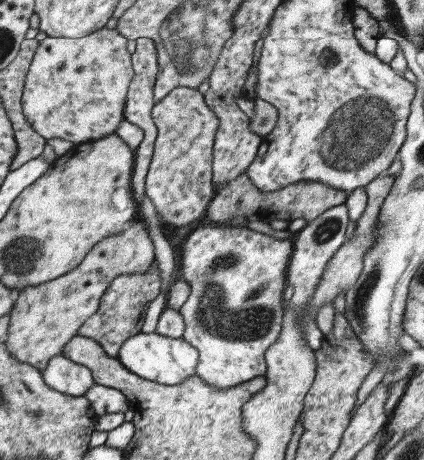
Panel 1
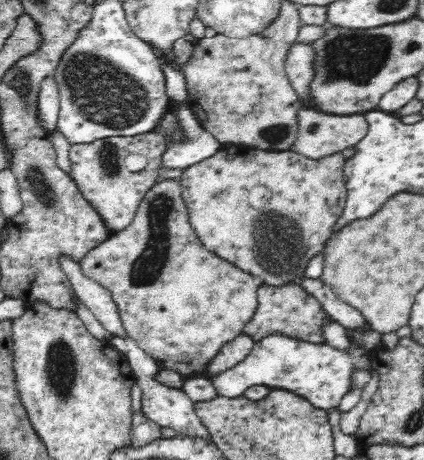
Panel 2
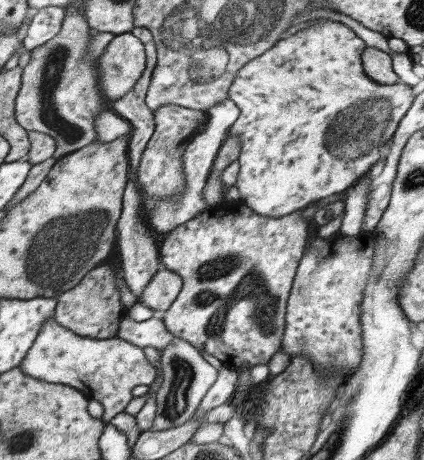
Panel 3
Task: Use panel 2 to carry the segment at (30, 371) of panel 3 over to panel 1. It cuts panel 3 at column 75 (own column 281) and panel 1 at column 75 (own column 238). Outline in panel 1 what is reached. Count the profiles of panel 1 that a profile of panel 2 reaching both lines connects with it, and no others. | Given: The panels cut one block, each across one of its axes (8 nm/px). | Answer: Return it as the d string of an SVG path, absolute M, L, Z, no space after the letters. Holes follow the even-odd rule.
M55 356L47 362L47 368L41 372L43 380L47 386L51 386L53 390L61 392L61 394L69 394L69 396L83 396L87 392L87 388L91 388L93 382L93 374L87 366L71 362L69 358Z

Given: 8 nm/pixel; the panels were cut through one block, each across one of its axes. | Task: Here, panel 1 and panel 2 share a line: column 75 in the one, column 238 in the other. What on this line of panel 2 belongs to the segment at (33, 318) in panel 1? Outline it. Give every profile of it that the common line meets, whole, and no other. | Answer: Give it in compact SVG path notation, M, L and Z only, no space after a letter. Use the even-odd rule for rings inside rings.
M180 178L154 182L140 202L132 224L90 250L80 264L88 278L112 292L128 336L150 354L150 358L158 360L162 368L176 370L190 382L192 378L200 378L208 362L226 342L242 334L240 330L252 320L258 308L258 288L264 284L260 276L248 274L202 244L190 226L190 212L182 200Z

